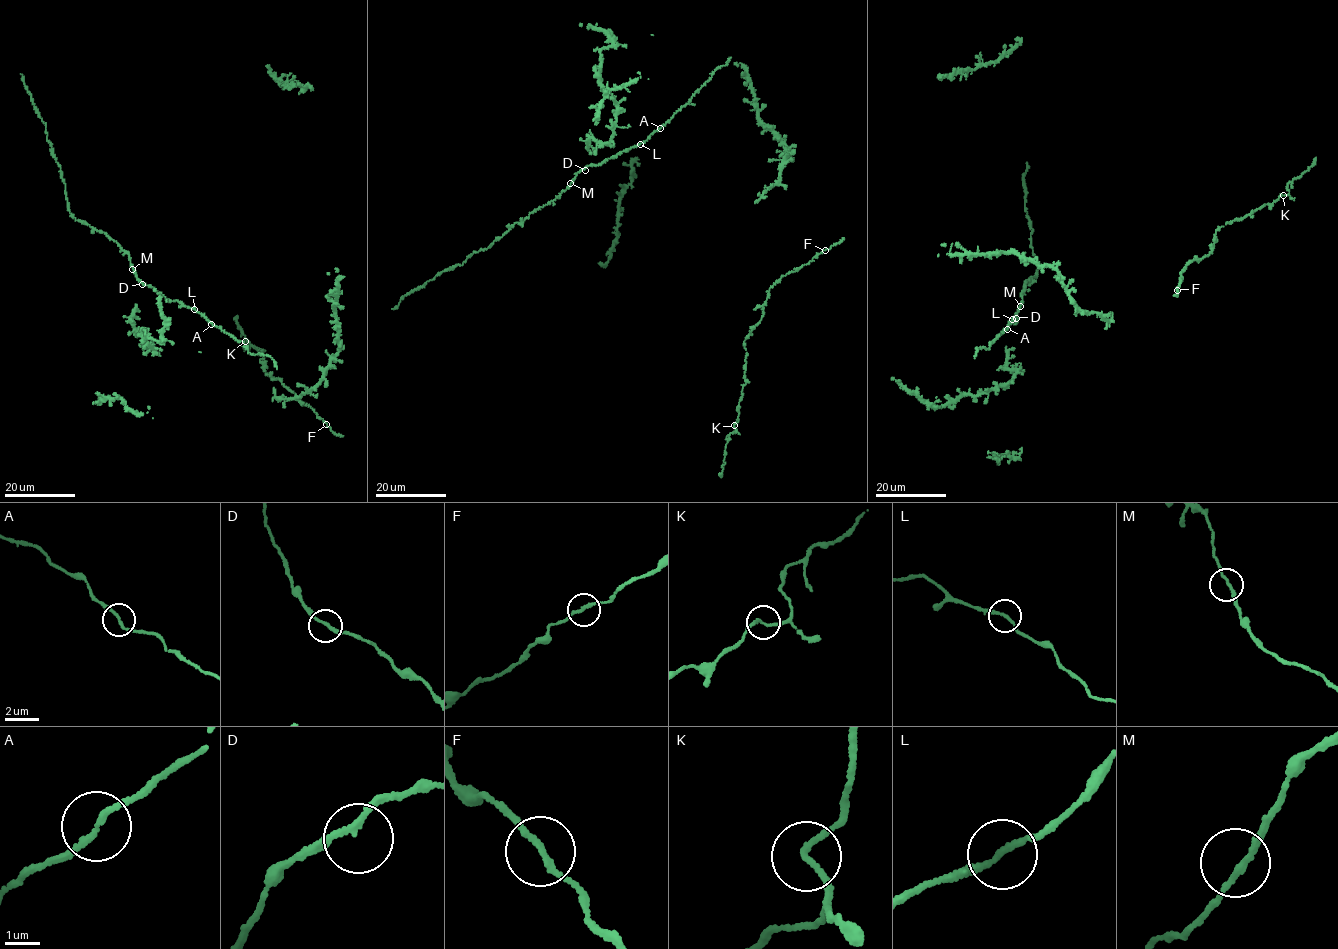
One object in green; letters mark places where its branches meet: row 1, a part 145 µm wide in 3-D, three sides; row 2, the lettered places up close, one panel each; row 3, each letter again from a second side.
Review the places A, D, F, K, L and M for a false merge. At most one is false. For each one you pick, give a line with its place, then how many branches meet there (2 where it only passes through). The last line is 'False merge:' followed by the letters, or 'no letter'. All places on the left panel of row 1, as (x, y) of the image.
False merge: no letter

